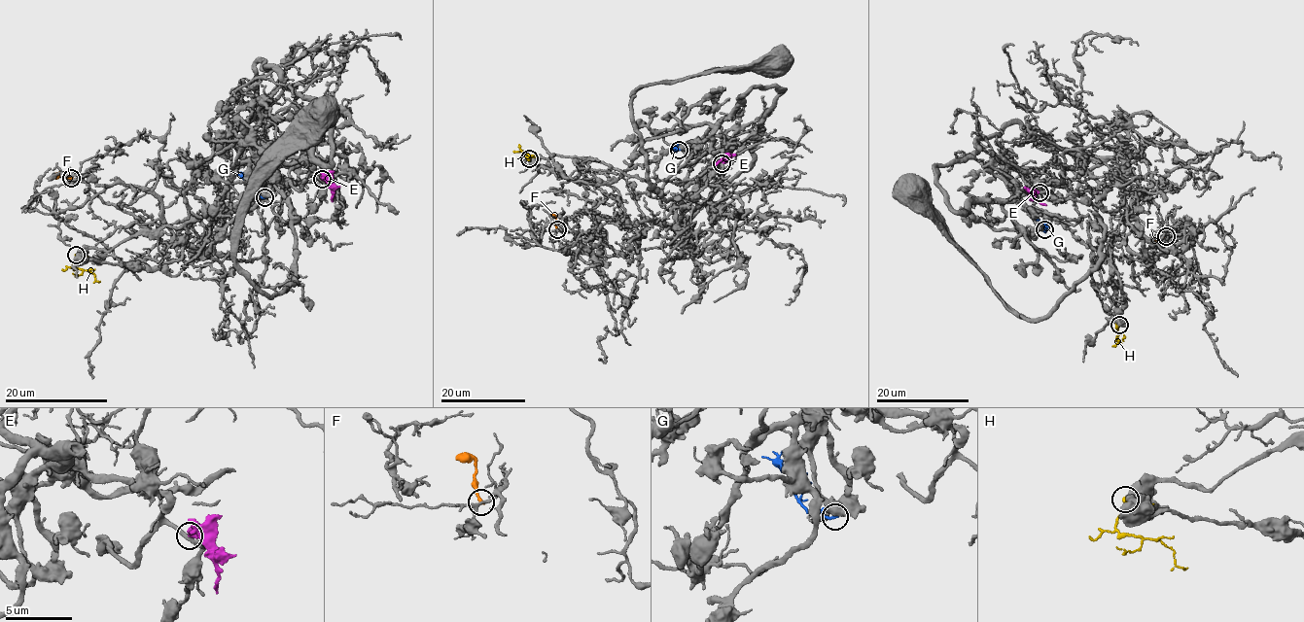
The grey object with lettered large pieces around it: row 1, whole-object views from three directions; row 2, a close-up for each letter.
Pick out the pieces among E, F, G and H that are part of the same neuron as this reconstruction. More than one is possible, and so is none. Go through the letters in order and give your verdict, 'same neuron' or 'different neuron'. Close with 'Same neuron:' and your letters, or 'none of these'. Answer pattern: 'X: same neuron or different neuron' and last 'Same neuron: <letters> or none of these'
E: different neuron
F: different neuron
G: different neuron
H: different neuron
Same neuron: none of these

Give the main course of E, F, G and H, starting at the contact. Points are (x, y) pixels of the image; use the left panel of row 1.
E: (321, 179), (326, 179), (333, 201)
F: (71, 178), (59, 172), (53, 178)
G: (264, 197), (252, 192), (243, 177), (249, 183), (254, 181)
H: (77, 255), (73, 267), (88, 270), (100, 281)

